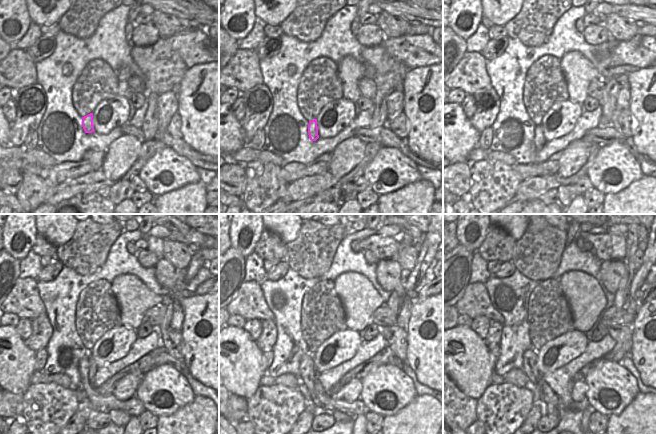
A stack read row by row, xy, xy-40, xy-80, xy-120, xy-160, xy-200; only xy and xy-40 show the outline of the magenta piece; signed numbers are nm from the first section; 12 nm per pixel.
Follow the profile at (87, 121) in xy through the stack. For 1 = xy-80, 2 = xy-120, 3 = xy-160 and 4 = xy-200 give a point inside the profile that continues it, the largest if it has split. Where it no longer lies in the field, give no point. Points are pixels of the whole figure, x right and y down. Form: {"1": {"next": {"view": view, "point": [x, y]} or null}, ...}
{"1": {"next": {"view": "xy-80", "point": [539, 140]}}, "2": {"next": {"view": "xy-120", "point": [92, 366]}}, "3": {"next": {"view": "xy-160", "point": [318, 386]}}, "4": {"next": {"view": "xy-200", "point": [553, 404]}}}

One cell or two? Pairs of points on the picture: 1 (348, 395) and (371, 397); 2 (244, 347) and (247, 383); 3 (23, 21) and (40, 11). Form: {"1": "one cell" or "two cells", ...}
{"1": "two cells", "2": "one cell", "3": "two cells"}

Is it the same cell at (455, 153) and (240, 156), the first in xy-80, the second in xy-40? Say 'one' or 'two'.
two

